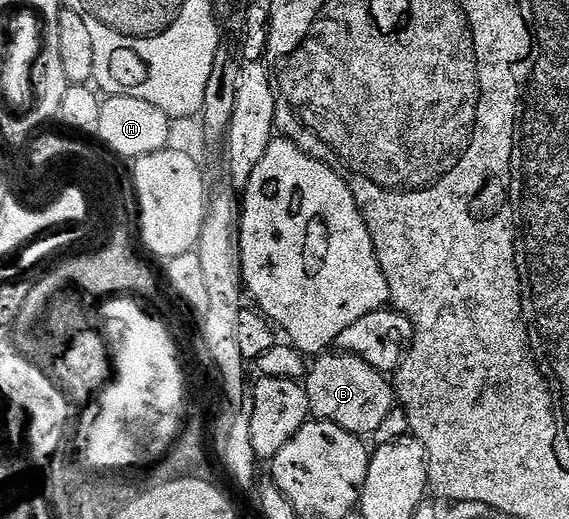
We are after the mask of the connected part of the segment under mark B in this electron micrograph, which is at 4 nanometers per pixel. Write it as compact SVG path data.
M326 351L308 366L303 384L309 396L309 412L316 420L330 421L349 433L372 435L375 427L395 408L390 378L354 353Z

